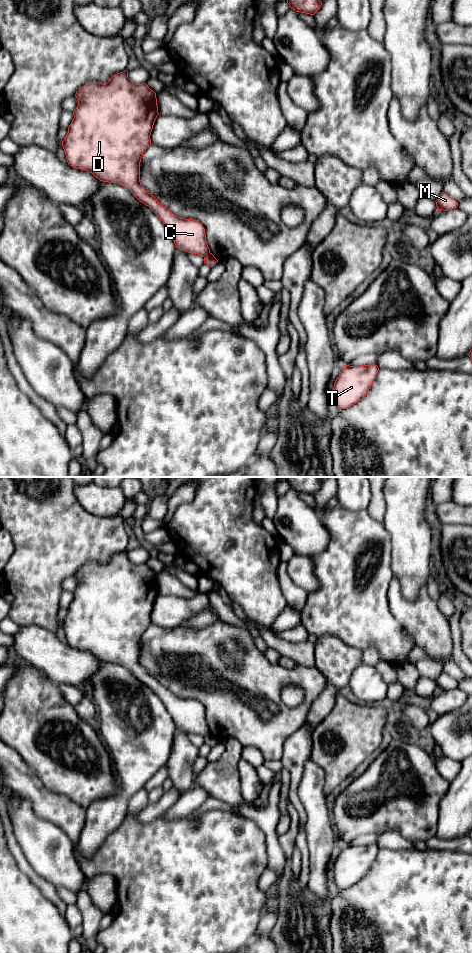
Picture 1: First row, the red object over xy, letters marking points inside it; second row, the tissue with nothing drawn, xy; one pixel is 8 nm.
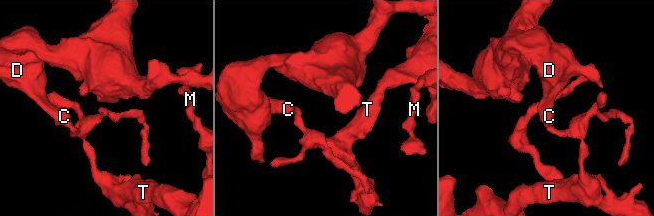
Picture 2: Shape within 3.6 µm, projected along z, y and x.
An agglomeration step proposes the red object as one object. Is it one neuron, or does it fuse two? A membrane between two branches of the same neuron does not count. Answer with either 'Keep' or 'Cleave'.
Cleave

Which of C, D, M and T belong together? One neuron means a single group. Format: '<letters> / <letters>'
C D M / T

